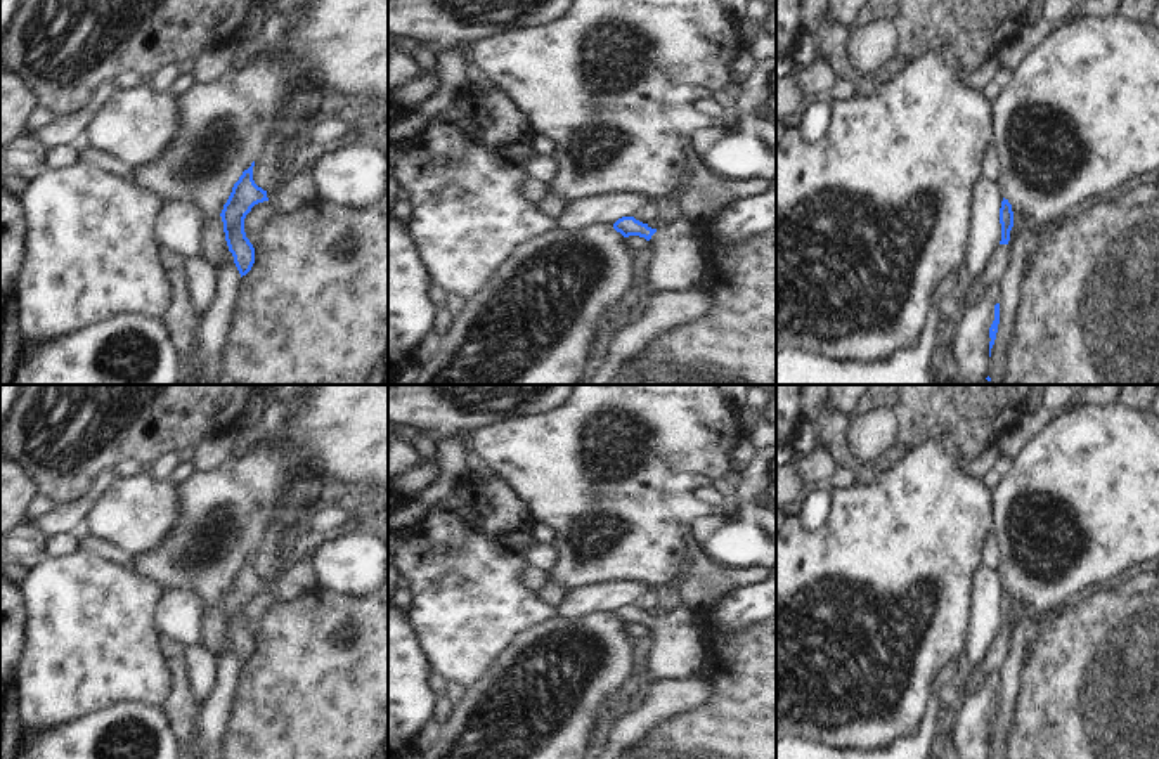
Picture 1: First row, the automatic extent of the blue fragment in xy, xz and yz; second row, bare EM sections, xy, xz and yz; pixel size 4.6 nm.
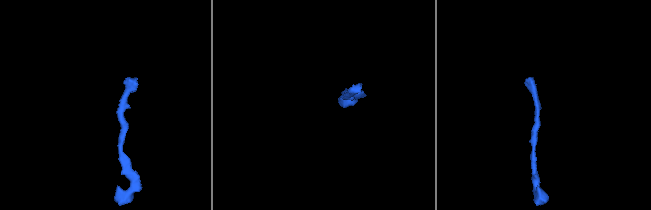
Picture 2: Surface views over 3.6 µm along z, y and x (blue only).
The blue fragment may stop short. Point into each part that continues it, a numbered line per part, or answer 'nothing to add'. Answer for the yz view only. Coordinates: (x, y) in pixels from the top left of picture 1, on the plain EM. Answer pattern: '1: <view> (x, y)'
nothing to add

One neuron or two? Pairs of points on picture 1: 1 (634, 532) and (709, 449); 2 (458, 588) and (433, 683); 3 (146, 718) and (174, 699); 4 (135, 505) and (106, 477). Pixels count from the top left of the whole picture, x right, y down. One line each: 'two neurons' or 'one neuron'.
1: one neuron
2: two neurons
3: two neurons
4: two neurons

